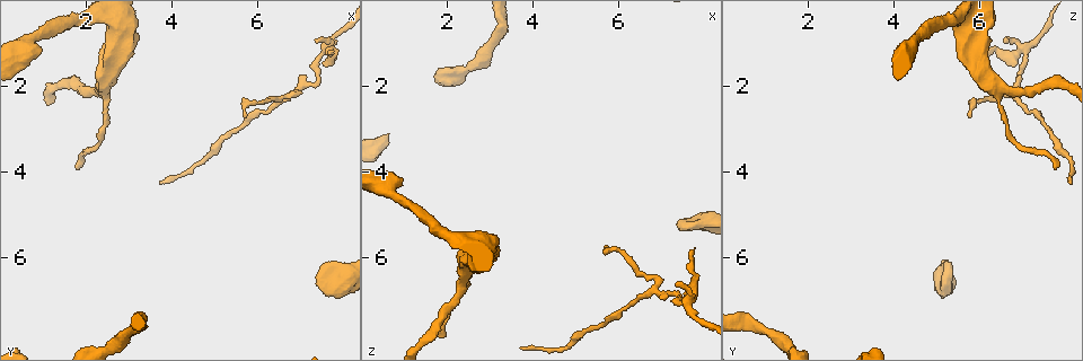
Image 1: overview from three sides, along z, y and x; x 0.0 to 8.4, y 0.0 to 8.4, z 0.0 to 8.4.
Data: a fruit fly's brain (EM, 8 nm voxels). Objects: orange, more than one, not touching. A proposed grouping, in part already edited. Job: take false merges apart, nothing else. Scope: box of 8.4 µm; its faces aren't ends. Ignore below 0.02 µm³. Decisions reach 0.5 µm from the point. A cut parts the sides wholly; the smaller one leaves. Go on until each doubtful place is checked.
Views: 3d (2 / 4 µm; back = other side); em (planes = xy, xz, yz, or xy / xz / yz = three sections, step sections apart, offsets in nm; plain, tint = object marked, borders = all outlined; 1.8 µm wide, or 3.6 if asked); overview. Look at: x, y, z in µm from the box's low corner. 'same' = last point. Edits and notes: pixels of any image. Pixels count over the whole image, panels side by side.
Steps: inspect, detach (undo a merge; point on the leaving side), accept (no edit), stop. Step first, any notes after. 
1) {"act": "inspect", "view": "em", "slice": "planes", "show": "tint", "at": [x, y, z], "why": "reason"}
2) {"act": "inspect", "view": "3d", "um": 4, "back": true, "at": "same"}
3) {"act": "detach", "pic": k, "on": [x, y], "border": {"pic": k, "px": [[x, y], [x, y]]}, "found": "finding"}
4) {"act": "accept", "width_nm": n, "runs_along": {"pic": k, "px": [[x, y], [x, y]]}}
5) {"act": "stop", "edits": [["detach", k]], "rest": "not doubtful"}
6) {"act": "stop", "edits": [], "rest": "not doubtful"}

{"act": "inspect", "view": "3d", "um": 4, "at": [2.40, 2.10, 6.35], "why": "two arms in line, one across"}

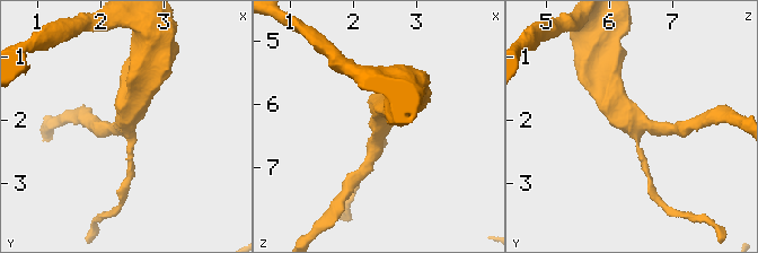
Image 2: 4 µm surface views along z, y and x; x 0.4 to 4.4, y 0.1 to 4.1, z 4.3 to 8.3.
{"act": "inspect", "view": "em", "slice": "xy", "step": 16, "show": "borders", "at": [2.45, 2.10, 6.35], "arms": 3}

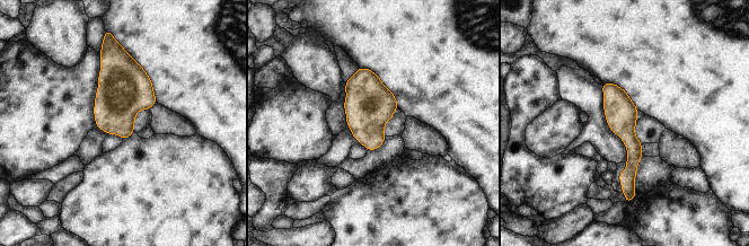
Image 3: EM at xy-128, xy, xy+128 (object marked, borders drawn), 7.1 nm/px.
{"act": "accept", "width_nm": 220, "runs_along": {"pic": 3, "px": [[607, 85], [632, 142], [632, 191]]}, "found": "one cell here"}

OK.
{"act": "inspect", "view": "em", "slice": "planes", "show": "plain", "at": [7.60, 1.15, 7.00], "why": "sharp bend"}

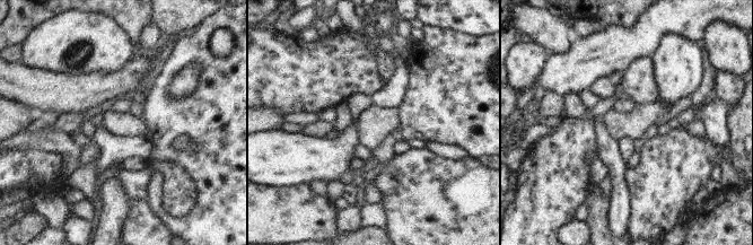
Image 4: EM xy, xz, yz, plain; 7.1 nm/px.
{"act": "inspect", "view": "em", "slice": "planes", "show": "tint", "at": "same", "why": "where the object lies"}

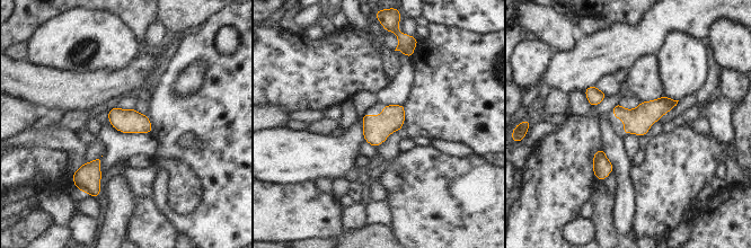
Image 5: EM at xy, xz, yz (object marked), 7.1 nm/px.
{"act": "accept", "found": "all the same cell"}

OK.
{"act": "inspect", "view": "em", "slice": "planes", "show": "borders", "at": [6.90, 2.10, 6.75], "why": "a fork"}

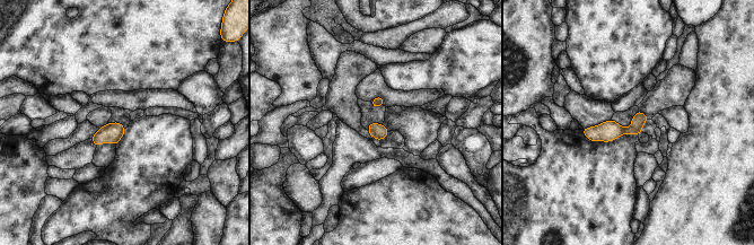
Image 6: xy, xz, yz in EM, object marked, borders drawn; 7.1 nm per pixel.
{"act": "accept", "width_nm": 110, "runs_along": {"pic": 6, "px": [[643, 117], [631, 130], [586, 131]]}, "found": "all the same cell"}

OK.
{"act": "stop", "edits": [], "rest": "not doubtful"}

